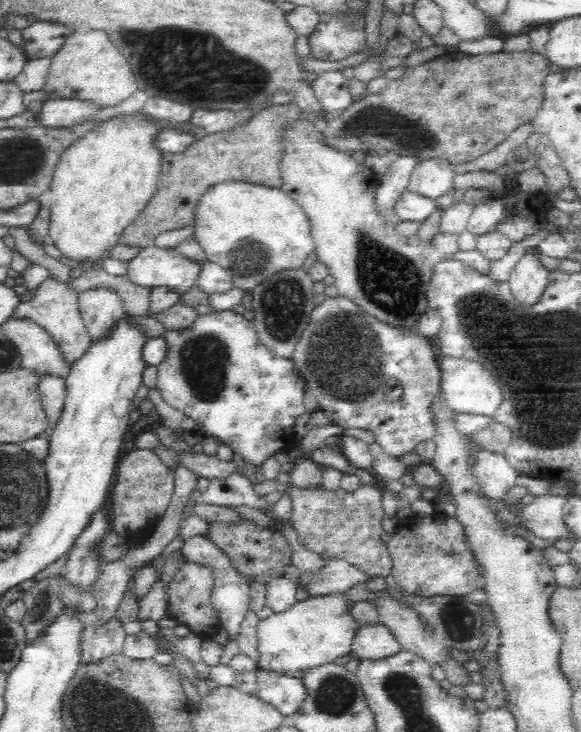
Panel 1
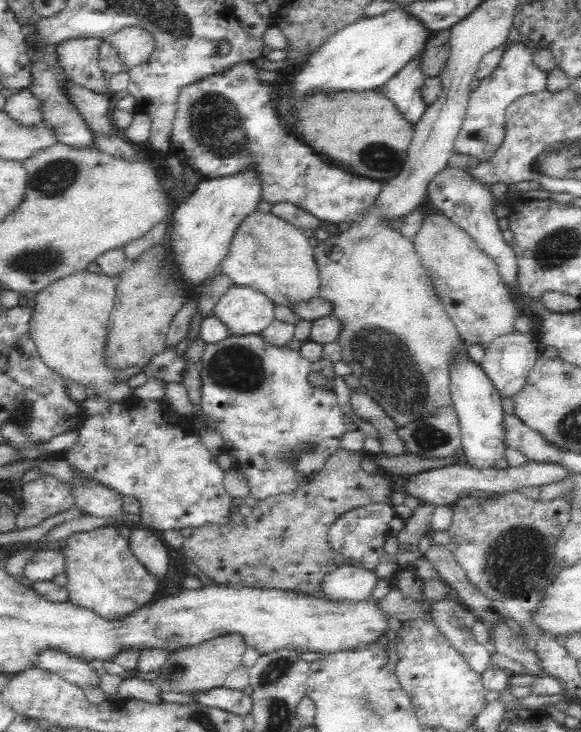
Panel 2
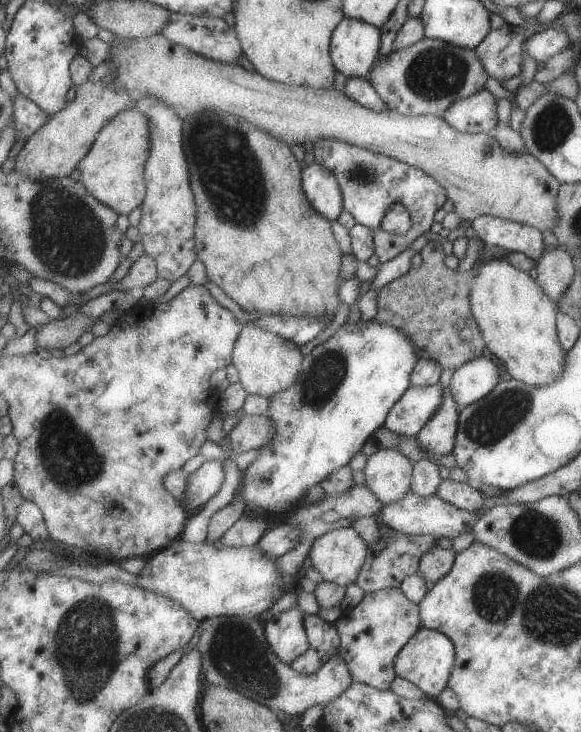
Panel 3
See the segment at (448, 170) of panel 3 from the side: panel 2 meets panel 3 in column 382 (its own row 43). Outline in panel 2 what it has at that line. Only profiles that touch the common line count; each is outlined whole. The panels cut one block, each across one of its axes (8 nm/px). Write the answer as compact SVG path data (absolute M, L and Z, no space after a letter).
M128 26L108 36L127 71L146 62L155 46L152 35L138 26Z

